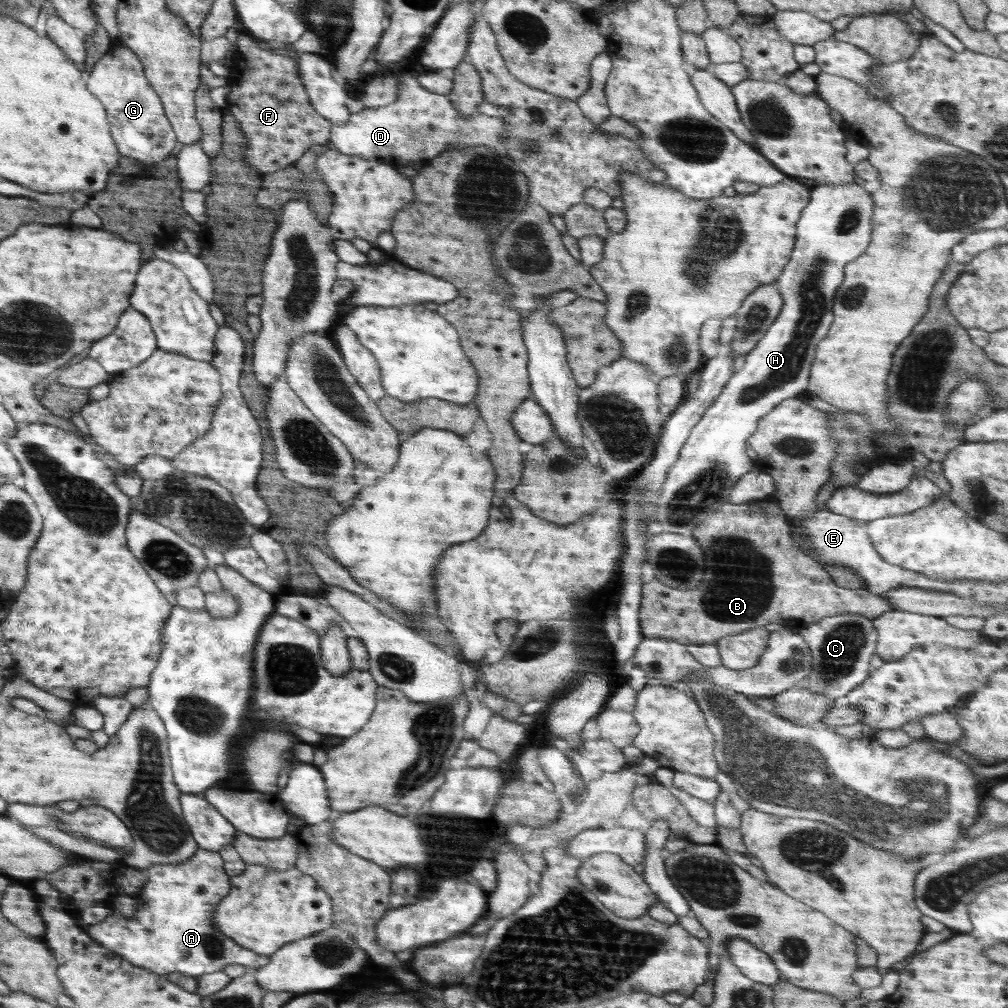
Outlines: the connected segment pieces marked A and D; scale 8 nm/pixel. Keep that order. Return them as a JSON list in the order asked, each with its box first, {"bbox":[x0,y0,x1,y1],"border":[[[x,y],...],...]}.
[{"bbox":[86,848,270,977],"border":[[[198,848],[192,858],[182,864],[156,864],[146,869],[150,880],[143,894],[136,897],[139,902],[137,916],[130,921],[123,914],[113,912],[98,925],[86,926],[88,932],[105,948],[119,953],[126,961],[140,968],[148,969],[157,975],[180,972],[182,975],[199,977],[203,974],[221,971],[228,964],[242,964],[259,969],[270,962],[270,955],[260,955],[251,949],[243,948],[224,936],[211,924],[211,911],[229,892],[229,877],[223,869],[223,860],[218,852]]]},{"bbox":[329,71,508,169],"border":[[[404,71],[399,78],[398,96],[394,102],[386,107],[362,109],[350,114],[346,123],[331,125],[329,141],[340,154],[390,164],[396,169],[412,164],[412,160],[423,161],[426,165],[452,146],[458,150],[486,146],[496,152],[503,147],[502,137],[508,126],[501,117],[462,115],[445,95],[422,88],[410,72]]]}]

